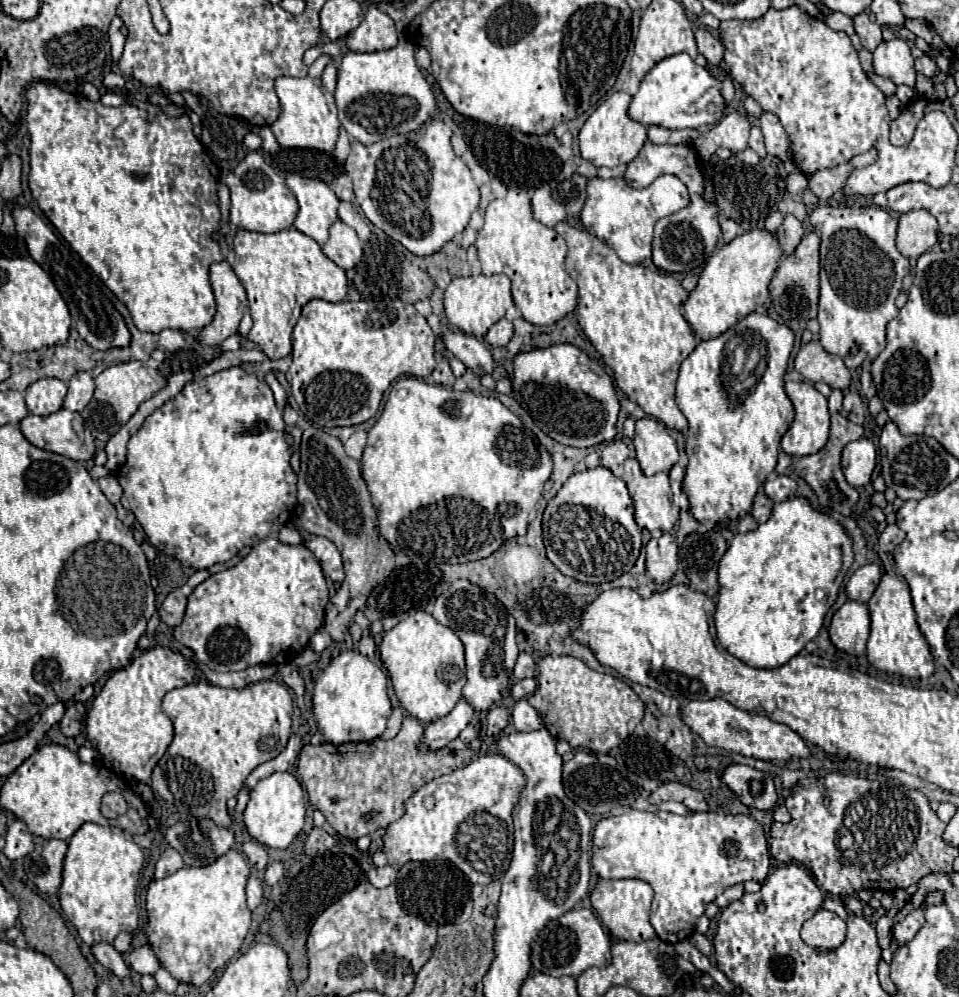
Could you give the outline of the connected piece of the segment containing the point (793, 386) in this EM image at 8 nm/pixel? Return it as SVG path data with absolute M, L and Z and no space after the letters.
M785 382L785 392L787 396L791 398L793 402L793 408L795 408L795 420L793 424L789 426L789 430L785 432L783 440L781 440L781 446L783 450L793 456L793 458L799 458L799 456L809 456L809 454L815 454L819 452L825 442L827 442L827 436L829 436L829 410L827 410L827 398L815 390L809 382Z

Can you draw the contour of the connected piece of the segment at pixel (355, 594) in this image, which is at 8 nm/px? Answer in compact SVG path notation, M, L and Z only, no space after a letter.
M289 404L283 410L287 426L299 426L303 430L301 440L301 470L297 482L297 502L303 506L301 526L309 534L319 534L329 538L341 552L345 566L345 580L337 594L329 600L325 608L323 628L333 642L343 642L349 634L349 624L353 622L355 612L365 608L367 596L371 590L389 576L395 566L395 554L389 548L389 542L381 536L377 526L377 512L371 504L367 484L361 476L359 462L351 460L339 438L313 428L305 418L301 418Z

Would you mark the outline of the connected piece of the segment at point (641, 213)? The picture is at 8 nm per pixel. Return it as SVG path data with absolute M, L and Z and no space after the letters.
M661 174L649 188L635 190L625 184L623 178L599 178L587 180L587 200L581 210L581 222L585 228L615 248L617 256L627 264L641 264L651 258L653 226L659 218L671 216L689 204L689 192L677 176Z

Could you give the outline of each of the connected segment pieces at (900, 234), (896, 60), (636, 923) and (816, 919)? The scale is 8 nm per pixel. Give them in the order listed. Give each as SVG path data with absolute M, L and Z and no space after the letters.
M925 210L901 214L897 230L897 250L905 258L919 258L937 244L937 220Z
M893 38L889 42L881 42L873 52L873 68L879 76L889 78L891 82L905 84L915 88L915 68L913 56L905 40Z
M599 878L593 892L591 904L601 918L601 922L609 928L613 936L619 940L651 940L655 938L655 930L649 924L649 906L653 898L653 888L643 880L603 880Z
M819 910L801 928L801 938L813 948L833 950L845 940L845 922L829 910Z

